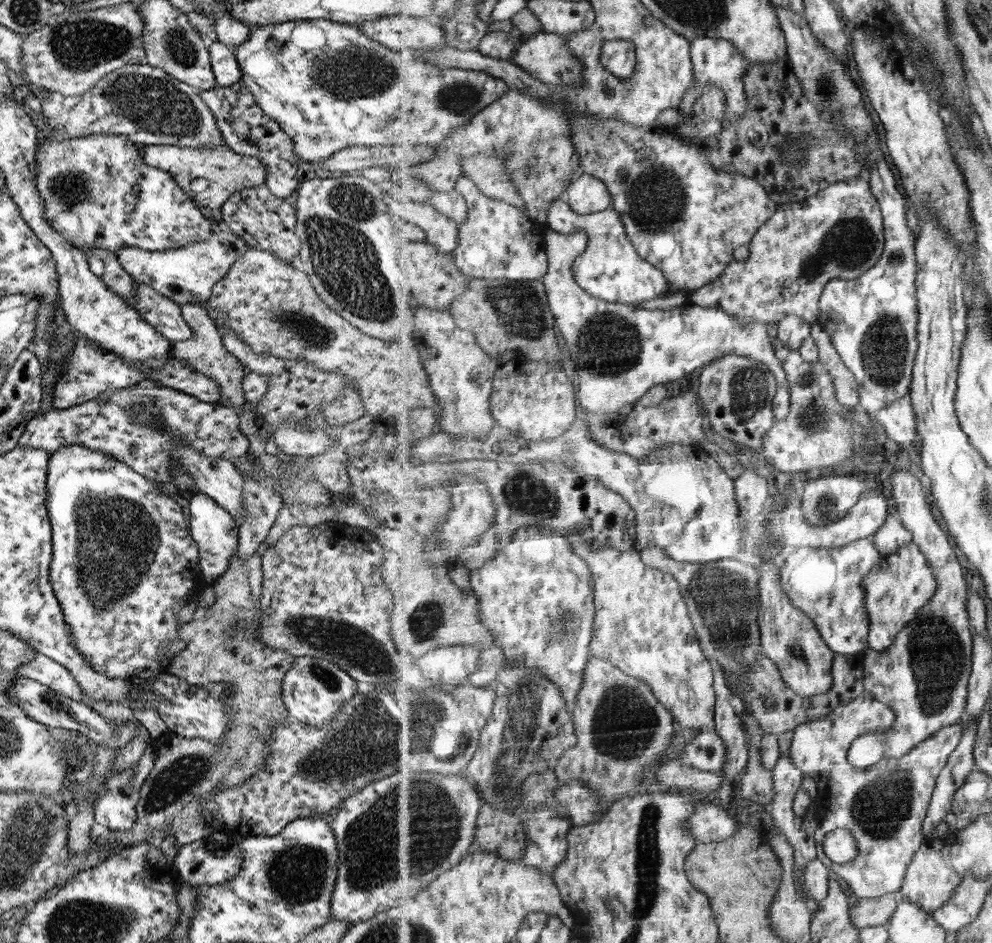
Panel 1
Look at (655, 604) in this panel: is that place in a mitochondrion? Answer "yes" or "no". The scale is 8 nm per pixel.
no

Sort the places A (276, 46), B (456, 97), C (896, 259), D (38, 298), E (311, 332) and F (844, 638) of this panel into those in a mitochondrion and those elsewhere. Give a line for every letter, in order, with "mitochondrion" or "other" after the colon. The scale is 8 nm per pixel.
A: mitochondrion
B: mitochondrion
C: mitochondrion
D: other
E: mitochondrion
F: other

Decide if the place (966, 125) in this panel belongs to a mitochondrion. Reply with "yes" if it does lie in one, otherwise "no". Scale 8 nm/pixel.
no

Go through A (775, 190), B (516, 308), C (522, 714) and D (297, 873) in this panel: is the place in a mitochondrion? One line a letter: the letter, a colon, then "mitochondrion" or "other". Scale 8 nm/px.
A: other
B: mitochondrion
C: mitochondrion
D: mitochondrion

